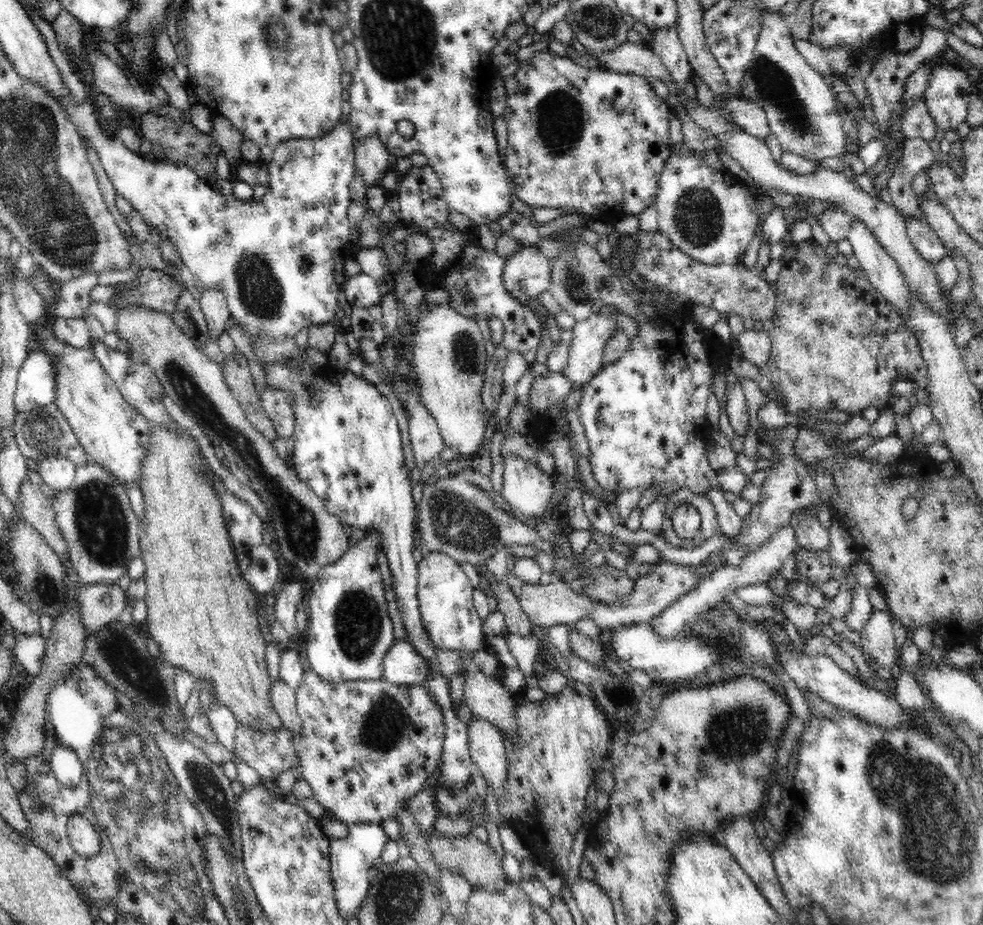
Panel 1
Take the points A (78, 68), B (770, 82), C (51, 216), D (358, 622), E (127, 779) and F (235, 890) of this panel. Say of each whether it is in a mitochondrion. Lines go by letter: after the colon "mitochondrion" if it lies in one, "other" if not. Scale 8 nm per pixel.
A: other
B: mitochondrion
C: mitochondrion
D: mitochondrion
E: mitochondrion
F: mitochondrion

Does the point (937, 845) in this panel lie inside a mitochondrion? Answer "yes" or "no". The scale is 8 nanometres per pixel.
yes

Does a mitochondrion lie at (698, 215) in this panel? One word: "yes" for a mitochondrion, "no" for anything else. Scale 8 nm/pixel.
yes

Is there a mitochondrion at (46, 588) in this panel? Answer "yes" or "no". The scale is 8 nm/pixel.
yes

